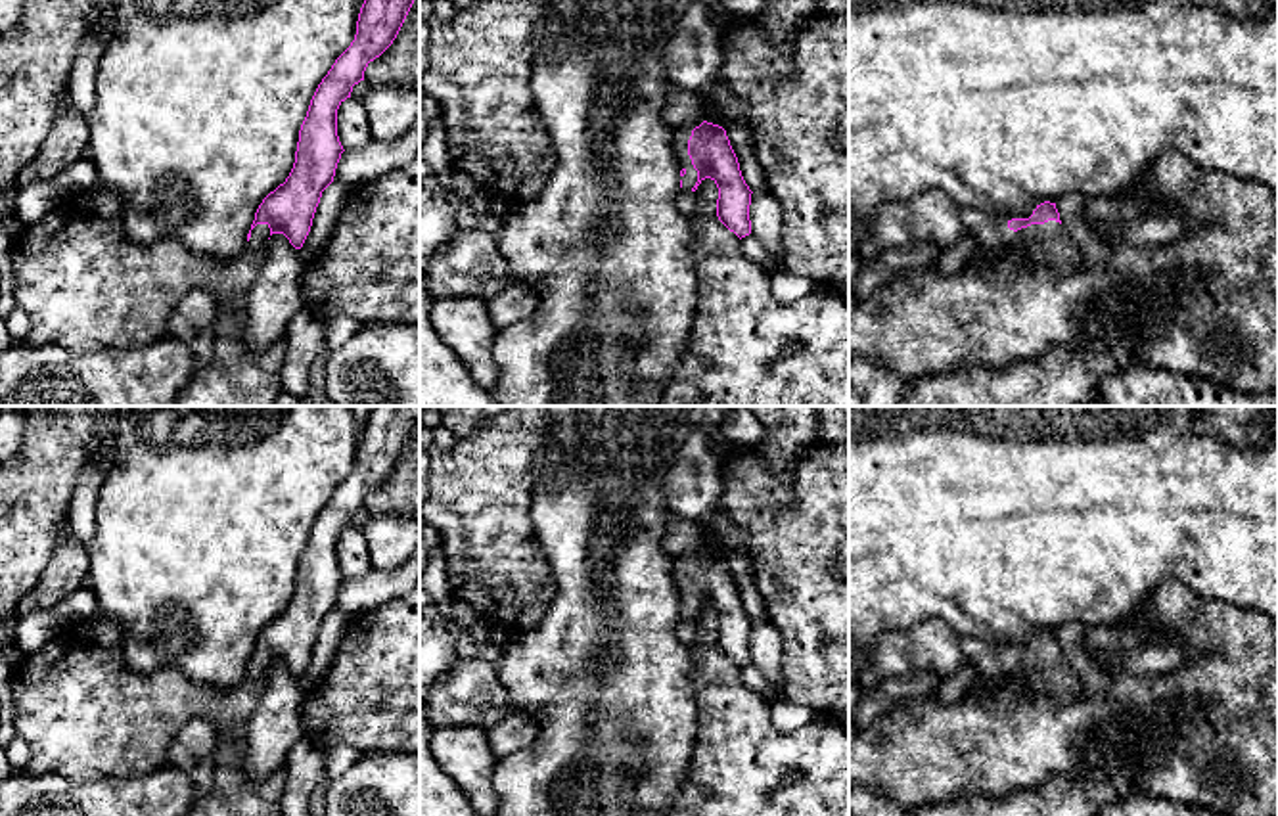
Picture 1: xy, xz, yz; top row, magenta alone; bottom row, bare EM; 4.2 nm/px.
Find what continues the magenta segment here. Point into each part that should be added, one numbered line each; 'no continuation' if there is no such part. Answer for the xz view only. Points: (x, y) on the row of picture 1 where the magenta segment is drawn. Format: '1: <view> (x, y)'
1: xz (688, 181)

